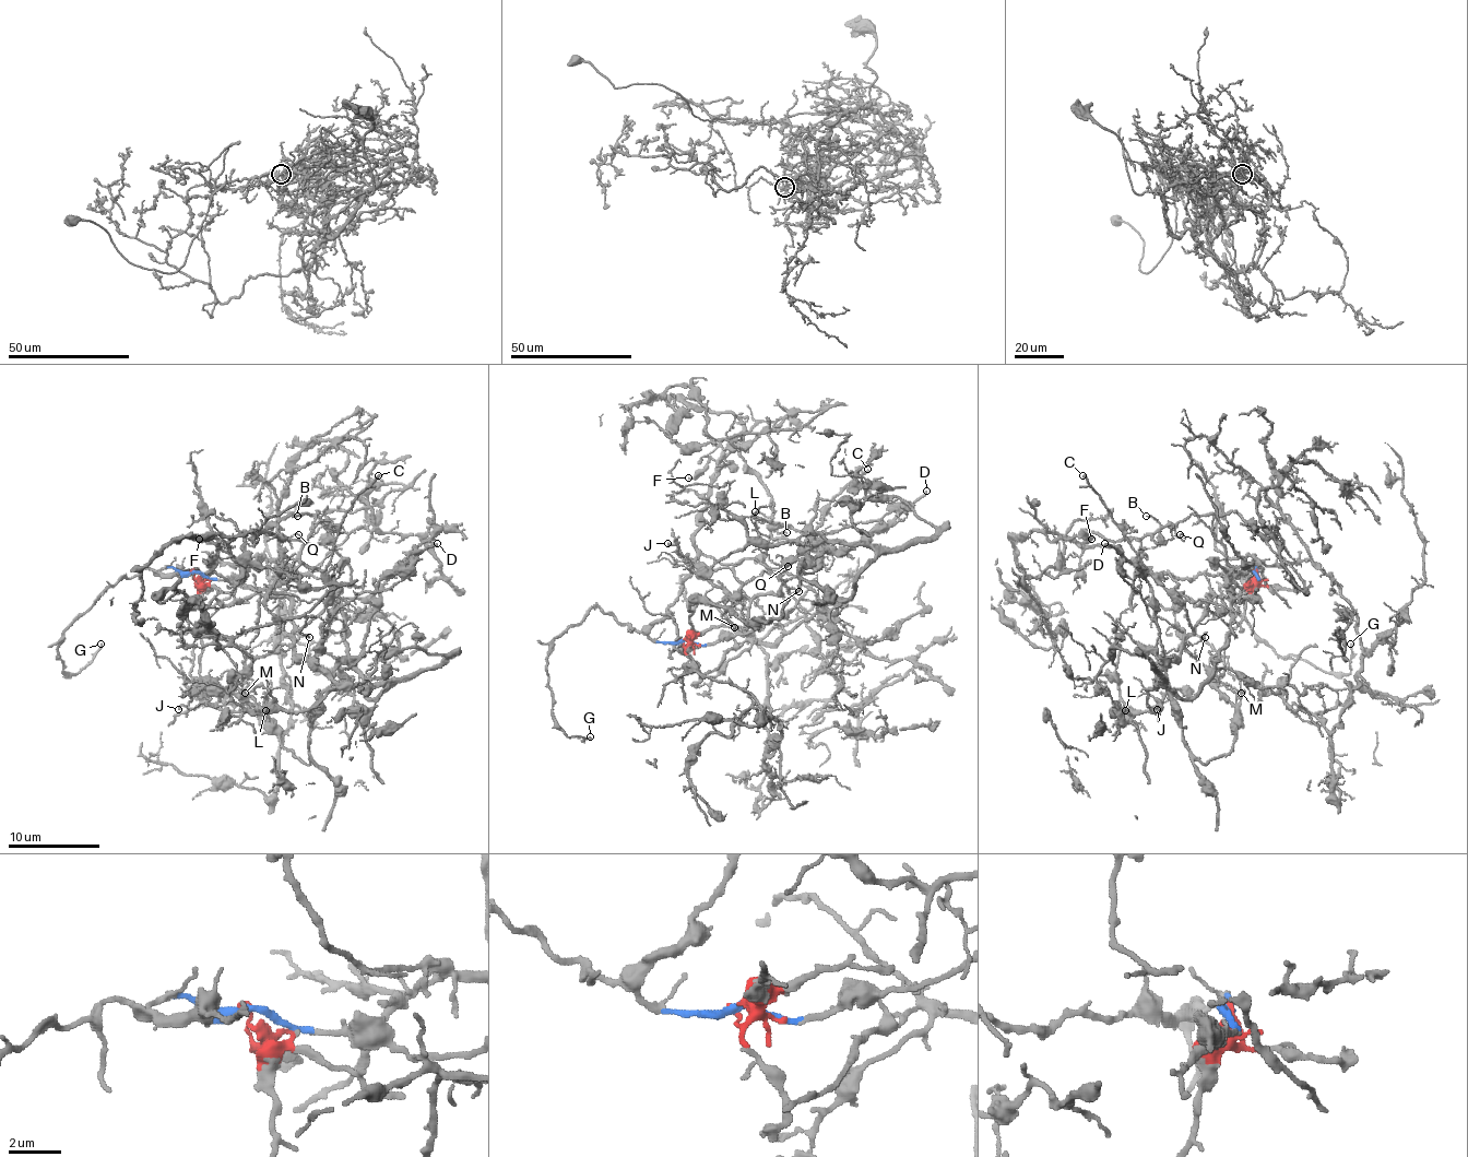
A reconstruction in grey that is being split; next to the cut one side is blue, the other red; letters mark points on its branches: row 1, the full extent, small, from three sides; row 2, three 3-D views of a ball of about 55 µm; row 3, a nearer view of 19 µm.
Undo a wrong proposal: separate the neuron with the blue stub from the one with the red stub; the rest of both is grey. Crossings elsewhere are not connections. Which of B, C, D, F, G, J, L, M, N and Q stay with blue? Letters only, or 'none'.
B, F, G, Q

